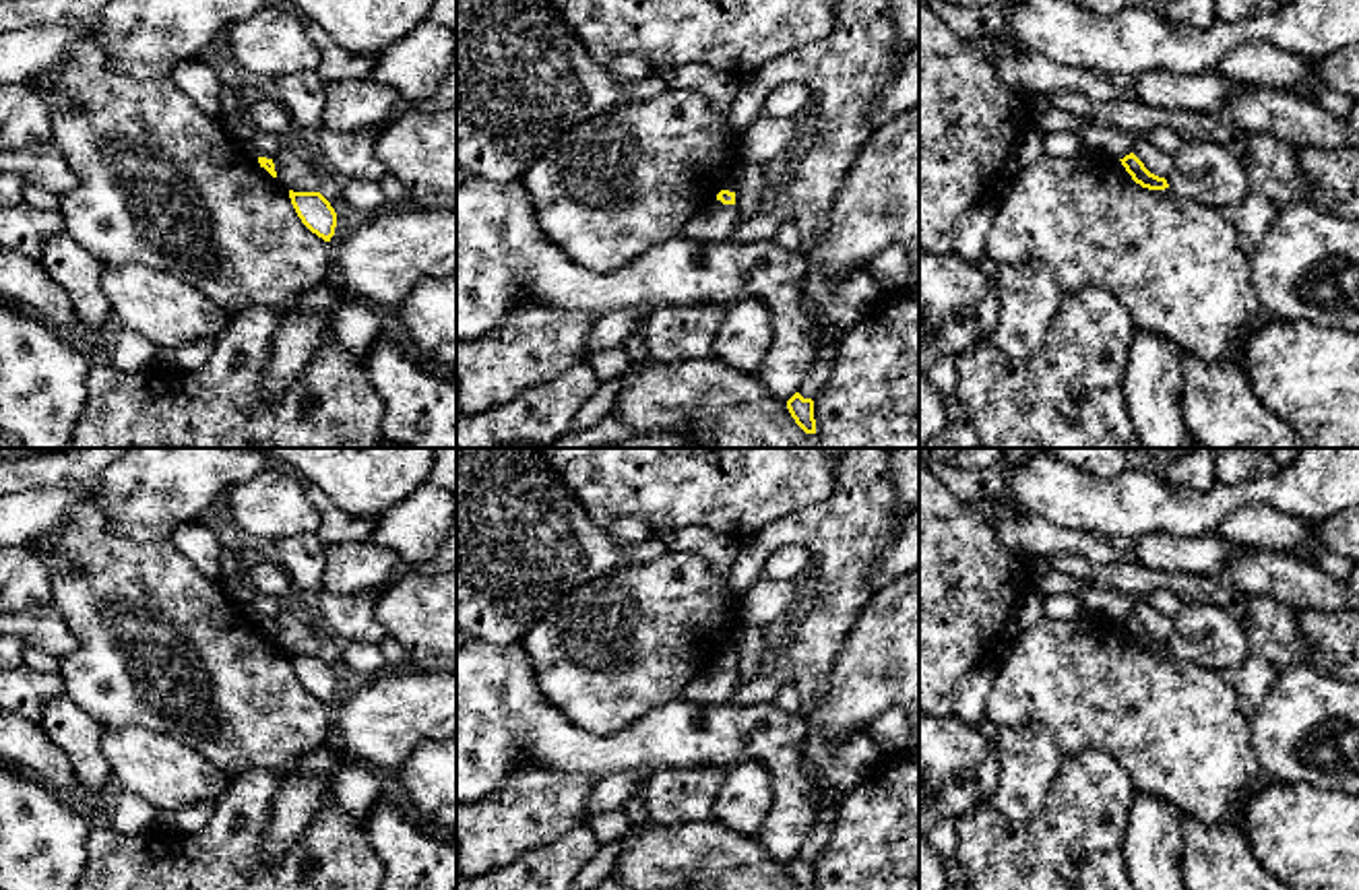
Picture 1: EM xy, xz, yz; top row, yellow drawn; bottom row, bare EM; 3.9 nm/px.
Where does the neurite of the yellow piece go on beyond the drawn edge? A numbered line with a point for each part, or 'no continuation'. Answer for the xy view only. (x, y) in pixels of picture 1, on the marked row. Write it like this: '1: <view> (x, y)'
no continuation

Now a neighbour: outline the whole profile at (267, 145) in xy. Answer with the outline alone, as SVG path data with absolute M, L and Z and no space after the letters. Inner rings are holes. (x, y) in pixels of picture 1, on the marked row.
M250 130L246 142L256 157L266 159L273 159L283 149L281 136L260 130Z

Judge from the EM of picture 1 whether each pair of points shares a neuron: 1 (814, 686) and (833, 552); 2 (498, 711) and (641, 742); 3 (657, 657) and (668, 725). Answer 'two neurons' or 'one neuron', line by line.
1: one neuron
2: one neuron
3: two neurons

